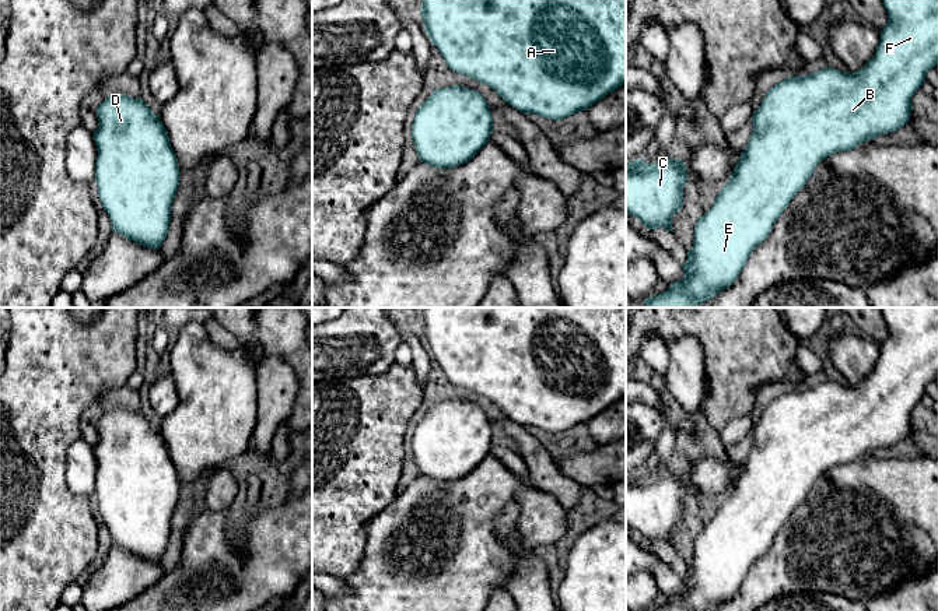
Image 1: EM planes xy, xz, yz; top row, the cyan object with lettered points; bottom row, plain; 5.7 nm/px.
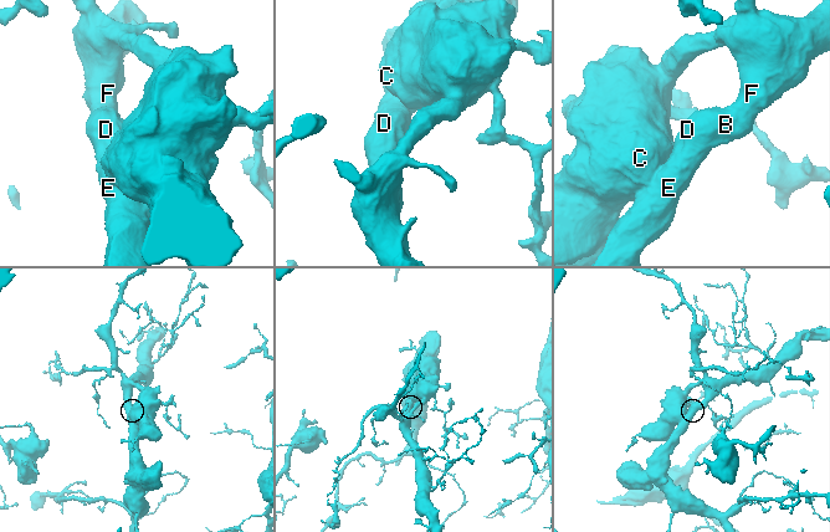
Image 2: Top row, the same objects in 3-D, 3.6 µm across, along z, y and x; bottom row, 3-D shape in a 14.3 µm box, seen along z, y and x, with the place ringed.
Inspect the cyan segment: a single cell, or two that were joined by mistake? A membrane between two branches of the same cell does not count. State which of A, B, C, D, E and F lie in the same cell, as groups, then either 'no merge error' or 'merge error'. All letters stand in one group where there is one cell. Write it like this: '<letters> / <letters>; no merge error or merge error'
A B C D E F; no merge error

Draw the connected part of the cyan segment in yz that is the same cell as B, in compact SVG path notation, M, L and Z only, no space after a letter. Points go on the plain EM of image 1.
M882 308L882 315L888 324L888 337L881 344L874 371L860 384L826 380L804 390L788 390L766 407L759 422L753 425L750 452L728 496L694 538L693 561L682 577L685 590L651 611L714 611L736 594L753 563L769 549L778 530L823 473L896 445L910 433L911 411L938 376L938 308Z

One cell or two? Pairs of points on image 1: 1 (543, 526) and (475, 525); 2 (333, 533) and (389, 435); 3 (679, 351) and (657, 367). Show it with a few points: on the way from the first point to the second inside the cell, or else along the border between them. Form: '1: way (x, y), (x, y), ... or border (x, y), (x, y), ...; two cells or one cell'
1: way (531, 508), (515, 492), (507, 492), (493, 506); one cell
2: way (335, 509), (345, 480), (366, 459); one cell
3: border (669, 344), (669, 361), (664, 375); two cells

